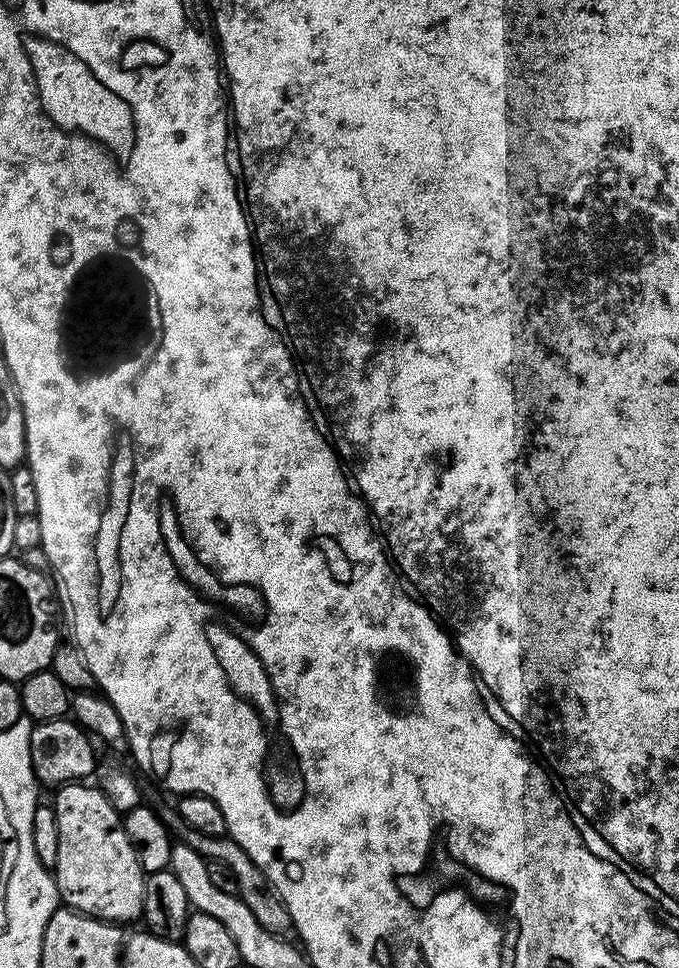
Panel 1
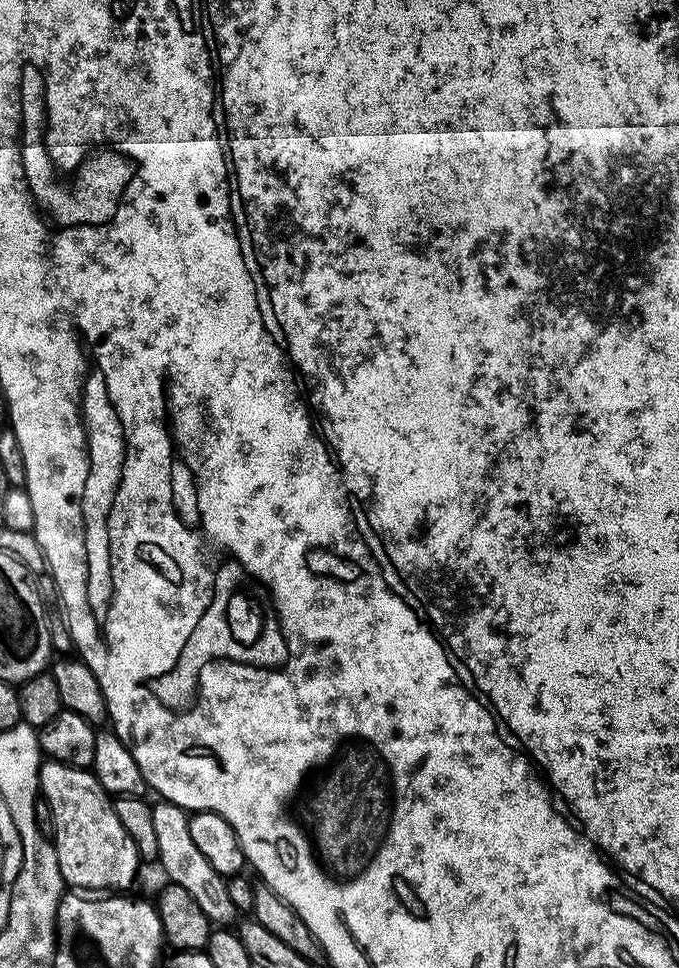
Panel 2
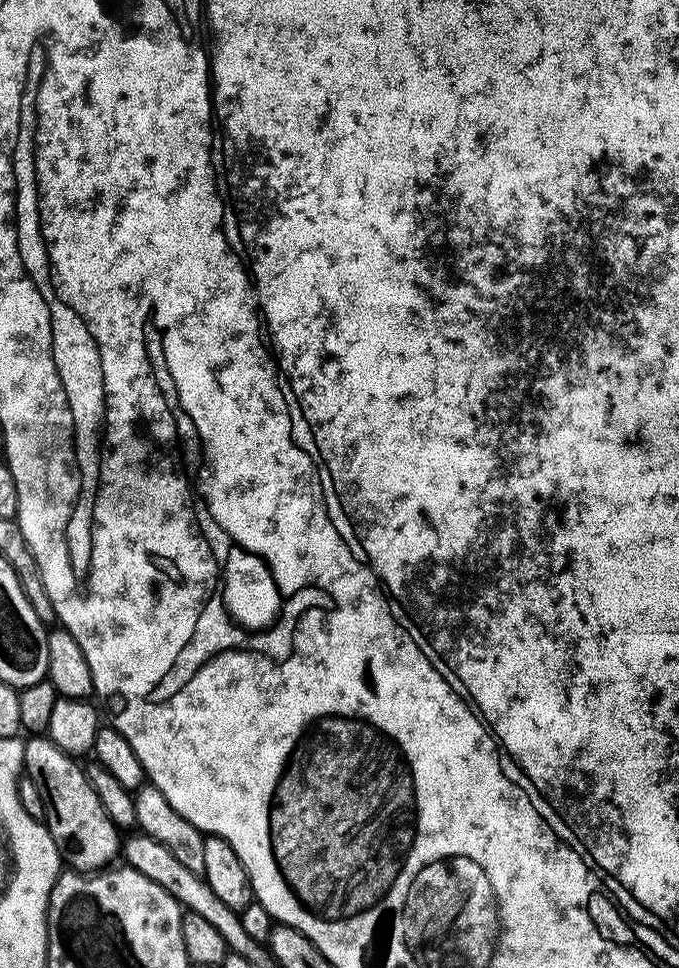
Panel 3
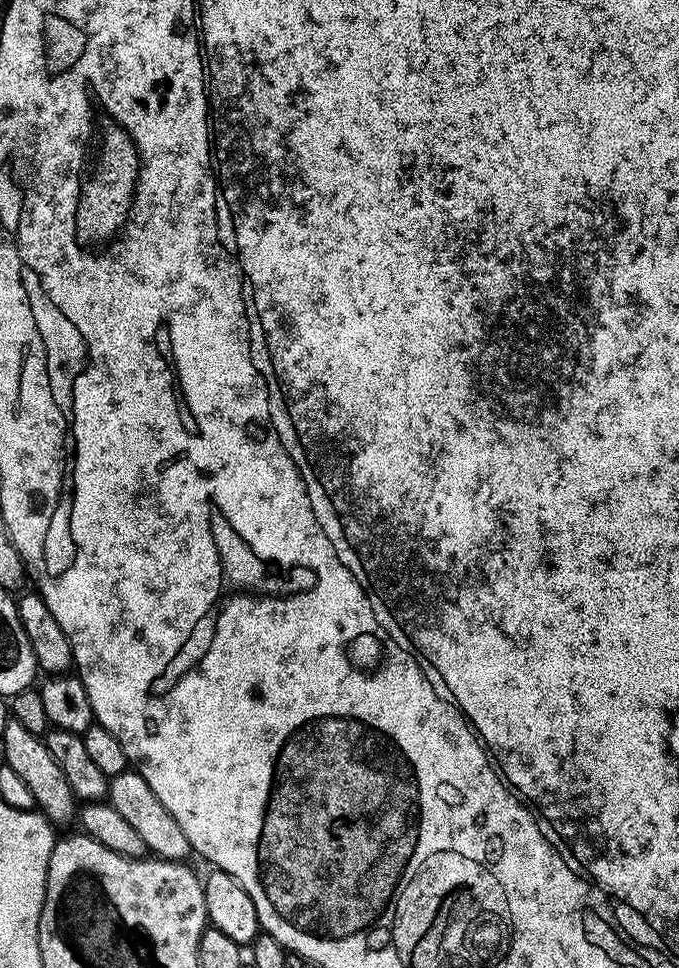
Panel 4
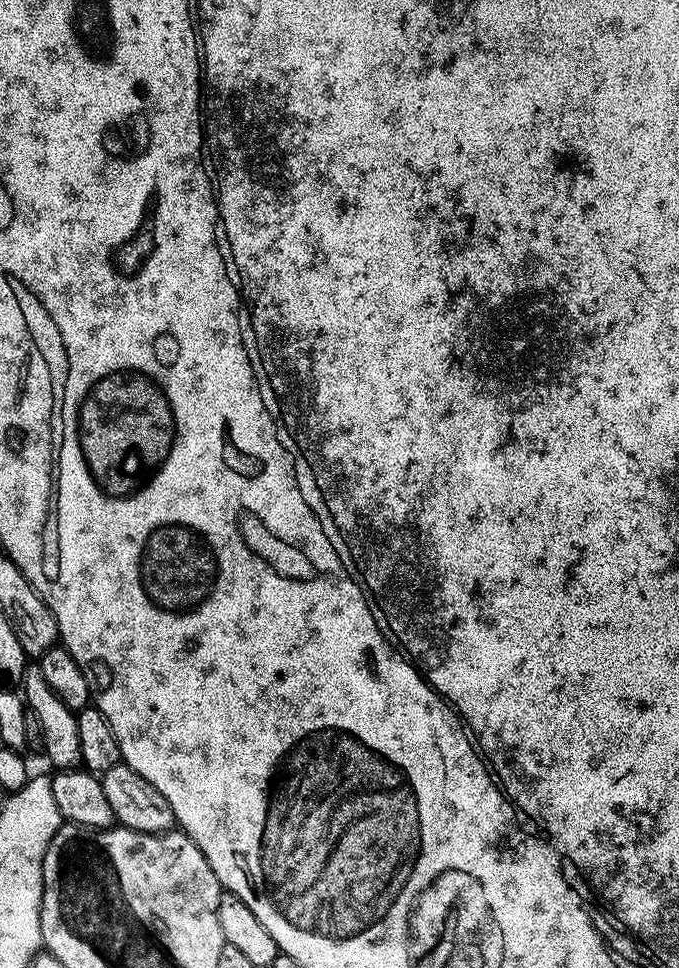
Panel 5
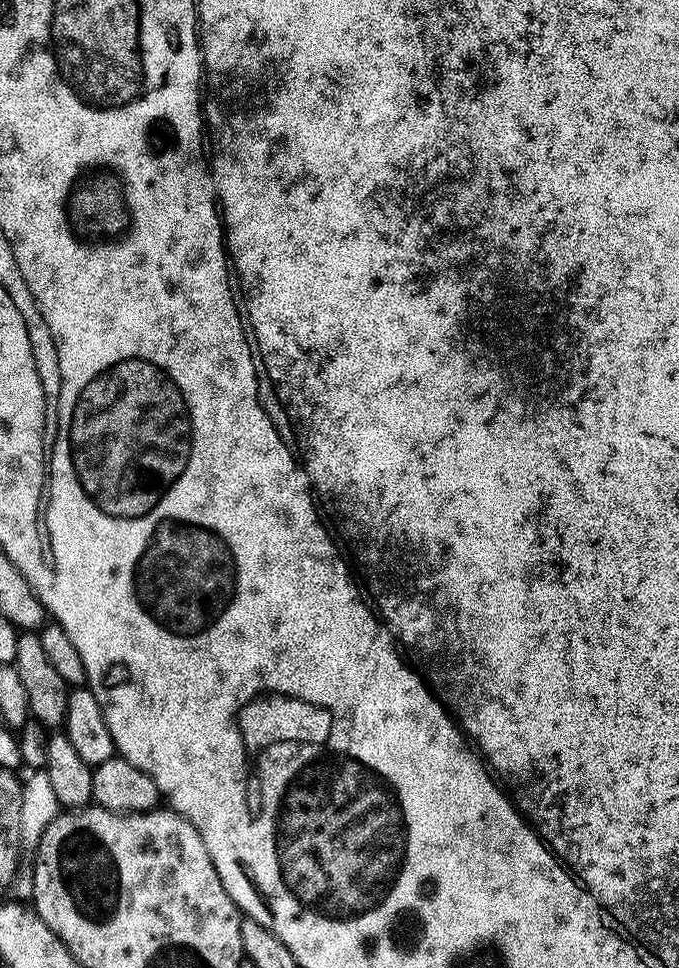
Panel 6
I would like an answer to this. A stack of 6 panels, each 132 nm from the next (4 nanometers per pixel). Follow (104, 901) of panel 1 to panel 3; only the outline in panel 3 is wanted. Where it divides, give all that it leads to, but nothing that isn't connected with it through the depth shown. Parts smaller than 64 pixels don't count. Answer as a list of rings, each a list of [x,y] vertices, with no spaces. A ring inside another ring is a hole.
[[[36,734],[24,740],[24,762],[22,765],[26,776],[36,783],[36,788],[40,791],[40,800],[44,803],[44,816],[48,833],[54,838],[56,847],[60,849],[60,855],[65,861],[68,860],[73,869],[85,874],[91,874],[97,870],[104,870],[117,859],[122,848],[122,836],[115,824],[106,814],[98,794],[92,789],[92,784],[88,781],[88,773],[82,767],[79,768],[77,761],[68,753],[64,752],[47,735]]]

